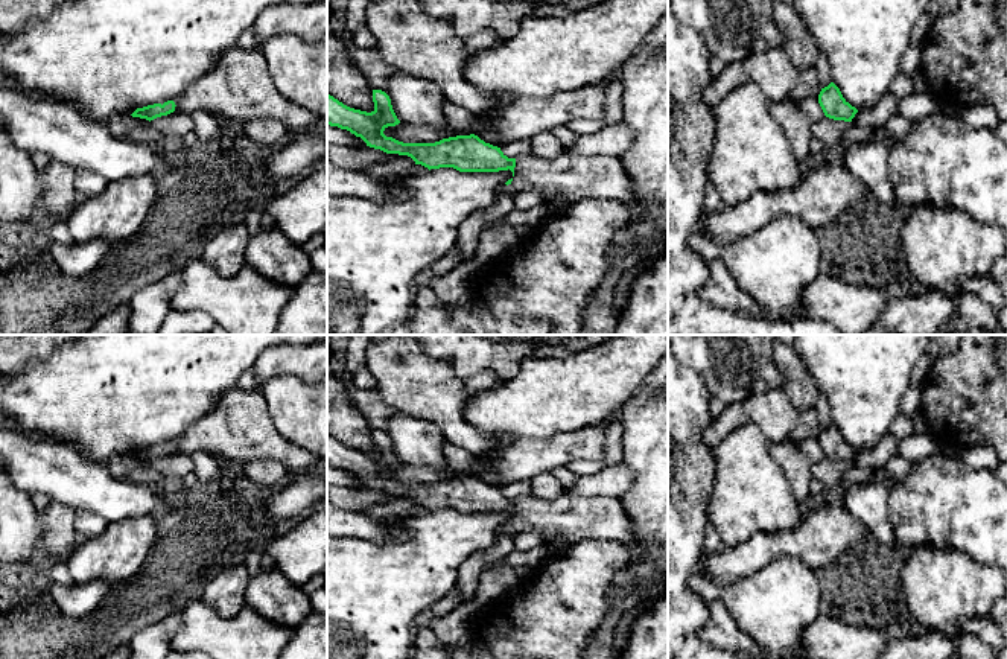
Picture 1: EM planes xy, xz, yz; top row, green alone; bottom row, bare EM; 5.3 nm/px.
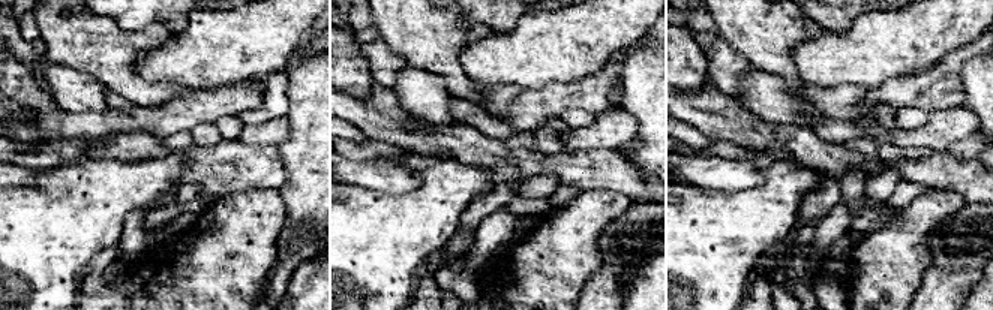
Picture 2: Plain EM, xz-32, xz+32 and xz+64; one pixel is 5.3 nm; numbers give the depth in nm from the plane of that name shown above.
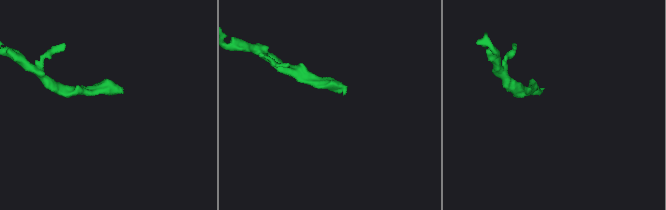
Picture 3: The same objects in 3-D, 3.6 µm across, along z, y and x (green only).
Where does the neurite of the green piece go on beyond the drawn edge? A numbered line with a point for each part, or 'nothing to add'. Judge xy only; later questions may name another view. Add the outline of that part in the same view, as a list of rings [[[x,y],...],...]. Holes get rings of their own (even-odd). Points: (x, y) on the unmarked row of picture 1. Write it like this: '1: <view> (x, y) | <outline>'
1: xy (239, 426) | [[[228,390],[208,414],[193,422],[176,438],[176,454],[221,454],[230,460],[283,463],[291,476],[327,464],[287,441],[274,426],[260,390]]]

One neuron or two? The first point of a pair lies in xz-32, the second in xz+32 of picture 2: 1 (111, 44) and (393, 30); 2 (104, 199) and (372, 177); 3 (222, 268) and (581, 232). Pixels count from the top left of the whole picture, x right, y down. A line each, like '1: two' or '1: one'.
1: one
2: two
3: one

